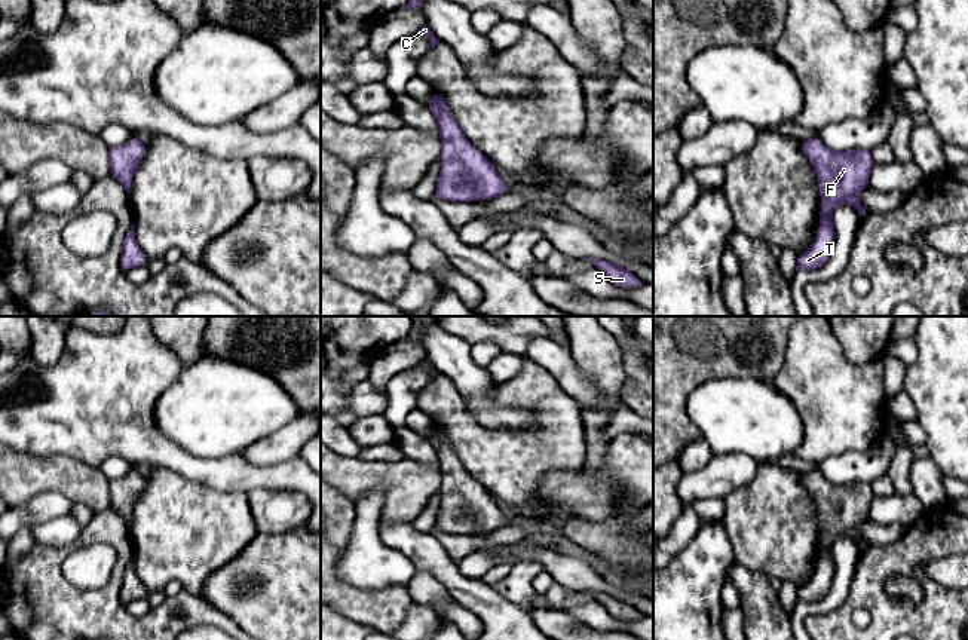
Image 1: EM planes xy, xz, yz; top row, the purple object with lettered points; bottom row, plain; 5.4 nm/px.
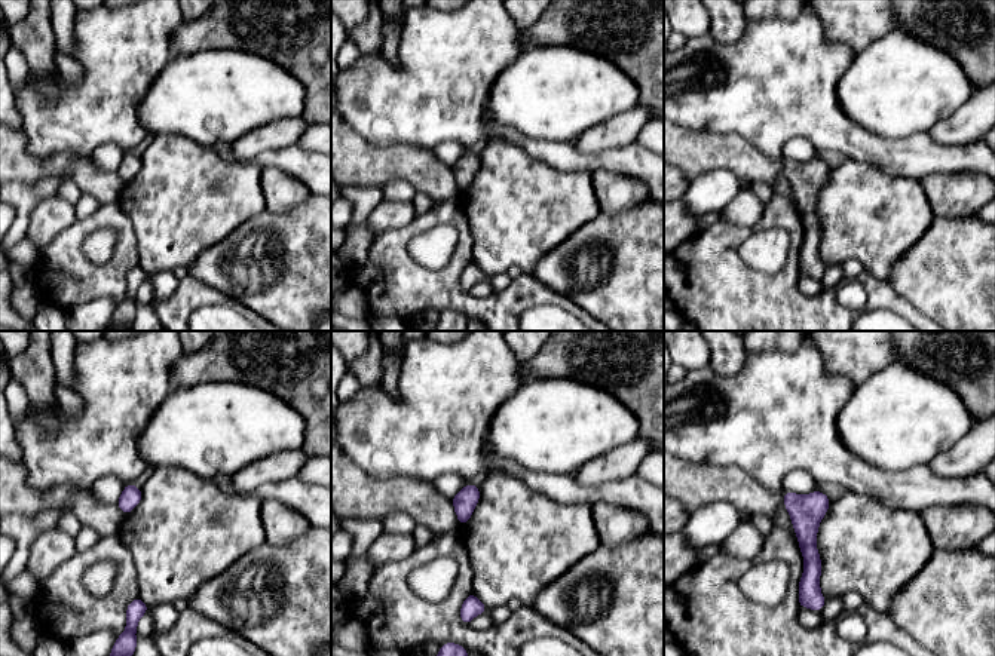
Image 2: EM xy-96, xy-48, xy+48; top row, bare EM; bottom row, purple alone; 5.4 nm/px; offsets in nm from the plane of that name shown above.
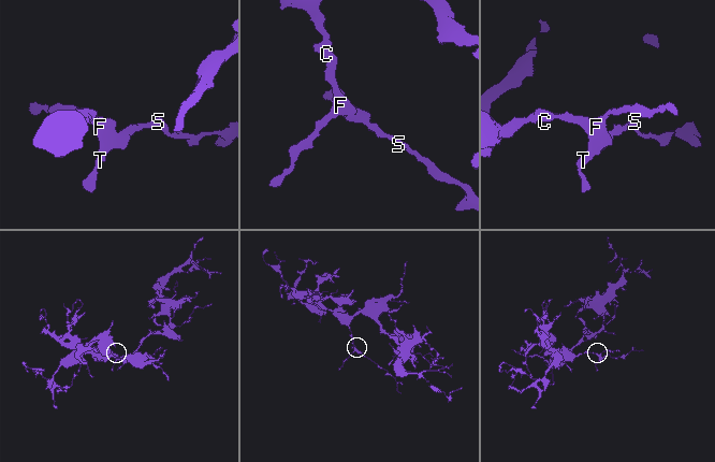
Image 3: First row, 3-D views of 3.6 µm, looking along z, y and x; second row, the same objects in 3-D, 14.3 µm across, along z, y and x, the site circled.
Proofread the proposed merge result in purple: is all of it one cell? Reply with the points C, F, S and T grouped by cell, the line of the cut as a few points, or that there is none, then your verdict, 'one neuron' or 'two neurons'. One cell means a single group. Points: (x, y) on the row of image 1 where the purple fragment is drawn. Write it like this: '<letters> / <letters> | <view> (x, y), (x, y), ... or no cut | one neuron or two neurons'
C F S T | no cut | one neuron

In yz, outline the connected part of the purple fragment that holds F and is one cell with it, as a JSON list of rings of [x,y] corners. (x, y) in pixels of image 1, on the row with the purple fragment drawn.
[[[818,137],[805,140],[800,150],[809,157],[817,172],[821,221],[811,248],[797,254],[796,272],[820,269],[828,261],[834,242],[831,214],[839,203],[851,203],[860,215],[867,212],[857,195],[869,187],[869,175],[874,165],[870,150],[834,151],[827,148]]]

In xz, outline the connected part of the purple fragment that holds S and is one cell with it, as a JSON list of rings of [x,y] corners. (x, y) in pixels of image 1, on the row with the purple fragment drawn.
[[[582,258],[582,260],[592,261],[598,272],[601,272],[606,278],[610,279],[612,284],[615,284],[621,288],[641,287],[644,284],[634,273],[631,273],[613,263],[609,263],[606,260],[598,260],[598,258]]]

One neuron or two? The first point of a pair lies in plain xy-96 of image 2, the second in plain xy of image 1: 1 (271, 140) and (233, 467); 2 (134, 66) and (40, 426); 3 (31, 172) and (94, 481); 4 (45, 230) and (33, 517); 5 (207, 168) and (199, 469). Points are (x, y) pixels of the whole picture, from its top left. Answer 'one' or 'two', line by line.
1: two
2: one
3: one
4: two
5: two

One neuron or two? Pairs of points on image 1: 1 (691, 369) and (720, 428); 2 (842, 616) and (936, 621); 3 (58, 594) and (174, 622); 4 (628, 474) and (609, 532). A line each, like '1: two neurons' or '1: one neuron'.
1: two neurons
2: one neuron
3: one neuron
4: two neurons

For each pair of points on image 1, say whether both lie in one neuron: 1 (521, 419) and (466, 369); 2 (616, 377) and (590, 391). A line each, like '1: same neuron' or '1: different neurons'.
1: same neuron
2: different neurons

